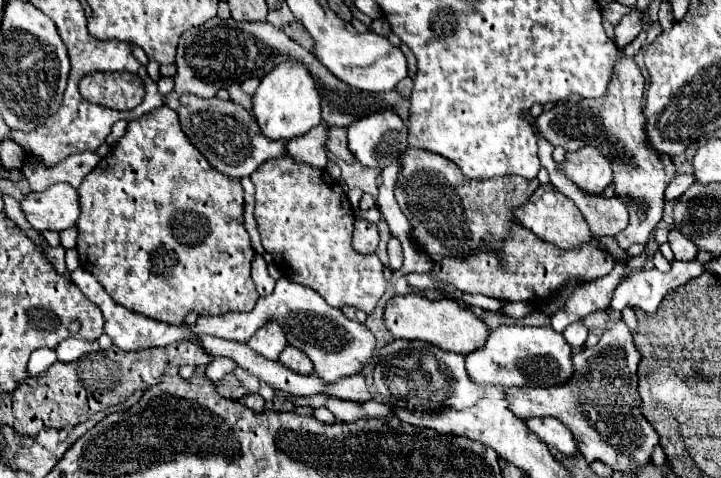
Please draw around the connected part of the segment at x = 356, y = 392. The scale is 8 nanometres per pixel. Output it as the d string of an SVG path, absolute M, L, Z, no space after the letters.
M362 374L348 376L344 380L338 380L336 384L328 384L326 394L336 396L336 398L342 398L342 400L350 400L350 402L360 402L360 404L364 404L364 402L368 402L368 400L374 398L370 394L368 384L364 382L364 376Z

